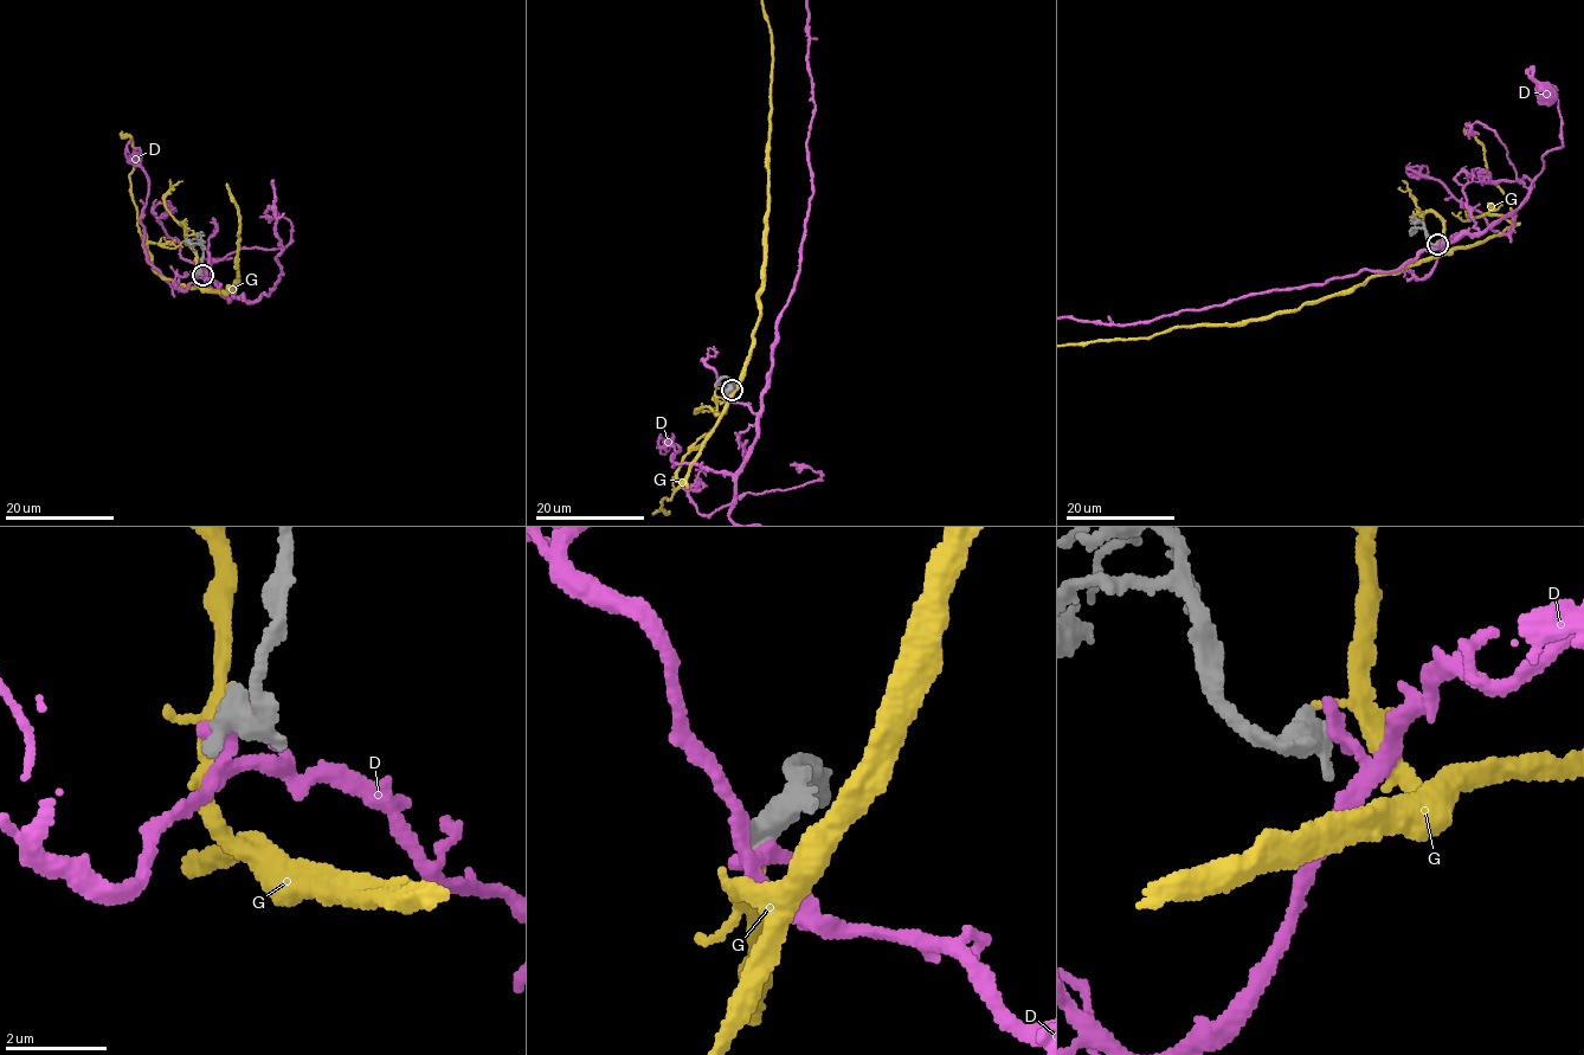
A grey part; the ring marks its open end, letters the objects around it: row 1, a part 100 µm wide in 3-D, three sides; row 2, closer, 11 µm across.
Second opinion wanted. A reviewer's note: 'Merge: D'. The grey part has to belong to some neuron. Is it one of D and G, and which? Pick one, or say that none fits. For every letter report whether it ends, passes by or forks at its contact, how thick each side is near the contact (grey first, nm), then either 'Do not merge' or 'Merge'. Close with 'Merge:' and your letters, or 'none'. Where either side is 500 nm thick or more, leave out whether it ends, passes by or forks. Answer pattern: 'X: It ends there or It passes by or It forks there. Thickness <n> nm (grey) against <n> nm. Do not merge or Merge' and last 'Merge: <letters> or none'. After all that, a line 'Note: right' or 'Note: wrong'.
D: Thickness 600 nm (grey) against 400 nm. Do not merge
G: It ends there. Thickness 400 nm (grey) against 120 nm. Do not merge
Merge: none
Note: wrong

